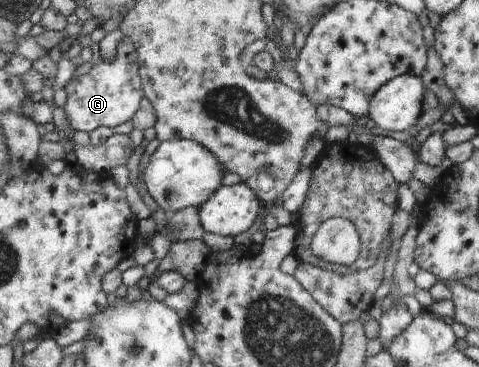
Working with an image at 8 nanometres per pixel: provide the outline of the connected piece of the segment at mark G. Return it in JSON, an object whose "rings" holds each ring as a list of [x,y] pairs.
{"rings":[[[121,38],[114,60],[95,65],[84,76],[64,87],[67,92],[64,111],[70,128],[74,132],[89,133],[99,126],[113,128],[131,121],[144,98],[139,68],[134,43],[131,38]]]}

